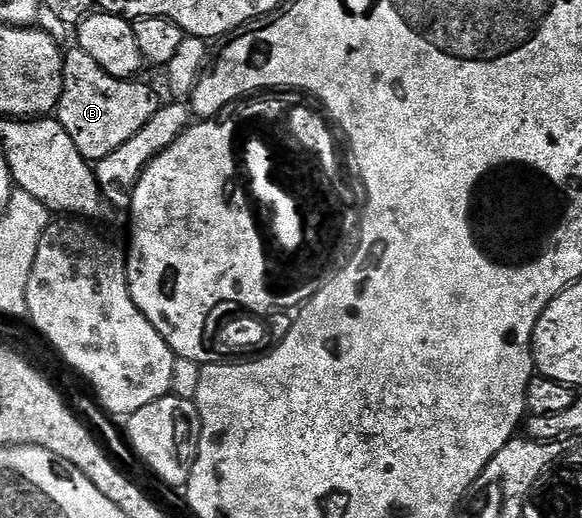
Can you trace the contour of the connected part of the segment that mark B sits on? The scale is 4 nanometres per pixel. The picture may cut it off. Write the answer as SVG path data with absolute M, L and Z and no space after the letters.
M78 48L68 49L63 56L63 83L59 104L55 107L54 117L69 132L73 144L77 144L77 152L87 162L99 162L109 152L117 152L129 136L137 136L145 124L161 105L161 99L140 80L130 78L114 78L97 64L87 53Z

